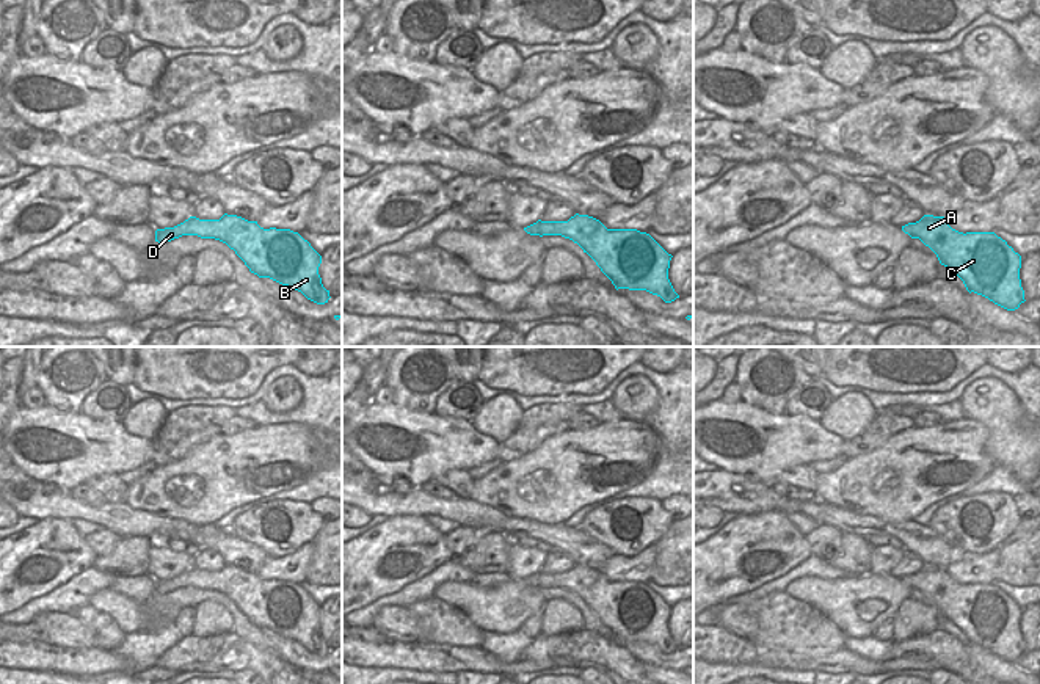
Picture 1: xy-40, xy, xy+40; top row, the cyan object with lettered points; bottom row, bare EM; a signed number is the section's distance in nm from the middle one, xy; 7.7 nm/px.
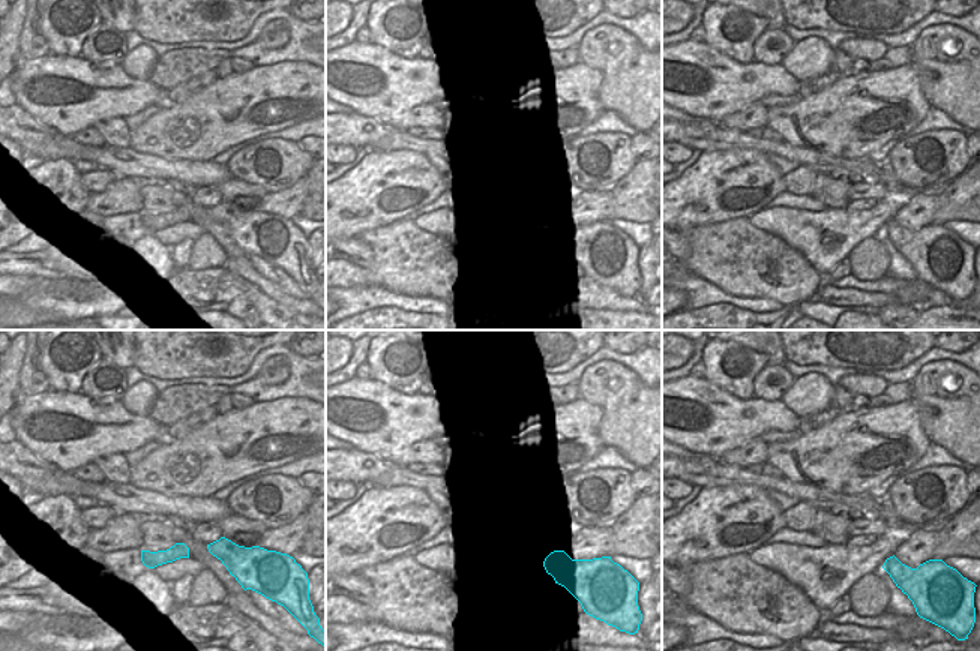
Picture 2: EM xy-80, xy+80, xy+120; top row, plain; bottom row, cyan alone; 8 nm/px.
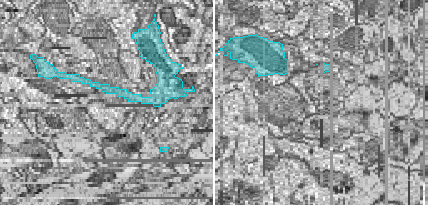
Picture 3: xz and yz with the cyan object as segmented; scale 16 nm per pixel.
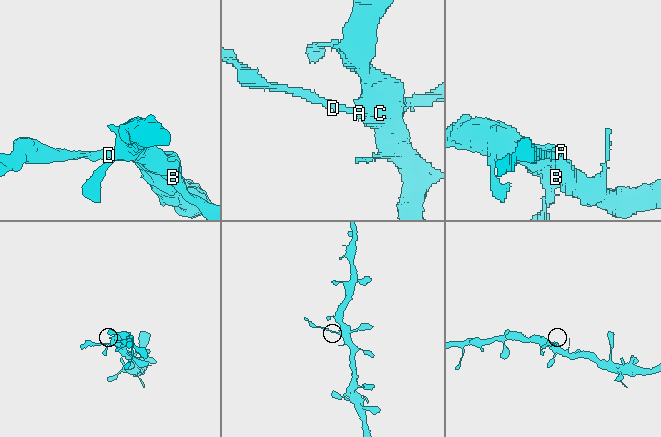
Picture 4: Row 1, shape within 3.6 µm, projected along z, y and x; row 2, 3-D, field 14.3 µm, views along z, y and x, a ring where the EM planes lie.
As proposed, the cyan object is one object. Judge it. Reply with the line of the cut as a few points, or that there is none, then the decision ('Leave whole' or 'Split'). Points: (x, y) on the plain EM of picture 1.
No split. Leave whole

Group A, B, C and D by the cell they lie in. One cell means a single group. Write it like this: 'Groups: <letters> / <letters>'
Groups: A B C D

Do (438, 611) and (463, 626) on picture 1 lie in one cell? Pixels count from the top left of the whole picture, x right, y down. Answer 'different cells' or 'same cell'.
same cell

